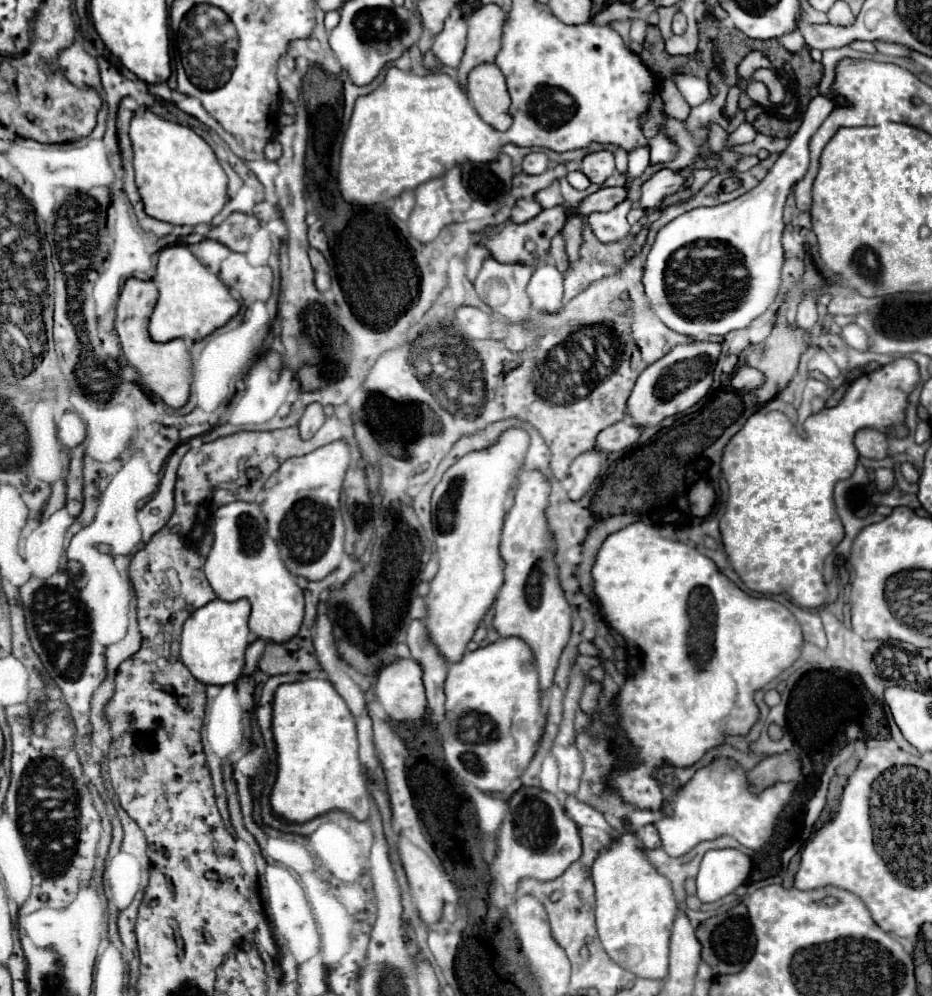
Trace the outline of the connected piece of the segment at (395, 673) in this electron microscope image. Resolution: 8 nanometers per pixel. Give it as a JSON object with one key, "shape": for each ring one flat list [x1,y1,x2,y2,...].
{"shape":[[396,658,378,672,376,698,390,720,404,724,422,724,428,708,426,688,422,682,422,666,414,658]]}

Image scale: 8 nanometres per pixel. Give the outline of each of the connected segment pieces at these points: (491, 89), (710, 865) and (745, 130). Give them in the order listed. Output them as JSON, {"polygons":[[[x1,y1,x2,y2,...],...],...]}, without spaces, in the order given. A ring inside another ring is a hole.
{"polygons":[[[480,64,468,76,468,100,494,130,508,130,512,126,510,94,506,80,496,64]],[[734,848,710,850,702,858,700,872,696,876,696,894,702,902,716,902,744,884,750,870,752,862,744,852]],[[744,122,744,124,742,124,742,126,738,126,732,134,728,134,726,144,728,144,728,146,736,146,736,144,752,142,752,140,754,140,754,136,756,136,754,126,752,126,752,124,748,124,748,122]]]}

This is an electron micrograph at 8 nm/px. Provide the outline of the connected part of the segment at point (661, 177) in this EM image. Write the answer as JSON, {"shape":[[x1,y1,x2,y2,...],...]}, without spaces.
{"shape":[[668,168,658,170,642,186,640,208,658,208,662,204,662,200,666,196,676,194,684,186,684,182,686,182,686,178,676,170,668,170]]}

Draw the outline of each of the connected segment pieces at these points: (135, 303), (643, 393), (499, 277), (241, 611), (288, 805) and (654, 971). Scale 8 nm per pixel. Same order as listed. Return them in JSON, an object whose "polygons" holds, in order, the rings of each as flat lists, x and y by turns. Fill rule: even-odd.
{"polygons":[[[130,278,122,288,114,326,116,326,116,334,120,338,122,352,128,360,128,364,134,366,140,376,140,386,154,392,168,406,182,408,182,406,186,406,188,396,190,396,190,382,192,382,190,352,188,352,184,340,180,340,180,338,164,342,164,344,150,340,148,320,150,320,150,312,156,306,156,300,158,300,158,288,152,280,144,282,138,278]],[[686,342,678,344,658,362,650,364,640,374,628,400,628,416,632,418,632,422,642,428,650,424,660,424,664,418,684,412,700,402,712,386,712,372,716,362,720,360,720,352,720,342]],[[488,256,484,260,480,274,474,280,474,288,486,304,490,304,496,312,508,316,508,320,526,322,530,318,530,300,526,296,526,284,534,270,536,270,536,264,526,264,526,262,504,264,504,262,498,262,494,256]],[[212,600,206,606,198,608,184,624,182,632,182,648,180,648,180,660,186,664,186,668,192,672,196,680,202,684,232,684,242,674,244,666,244,650,250,644,250,630,248,630,248,618,250,618,250,604,246,600,238,602,224,602,224,600]],[[316,678,316,680,300,680,294,684,282,684,274,694,272,734,278,754,276,758,278,772,270,792,270,806,278,818,290,824,304,824,332,810,342,810,360,822,370,818,368,790,362,776,362,768,358,764,356,724,354,718,350,716,350,710,346,708,346,702,338,696,338,692,328,680]],[[630,830,620,834,606,854,596,858,592,878,596,886,598,934,608,956,640,978,660,980,660,962,666,962,670,928,678,914,670,882,646,860]]]}

